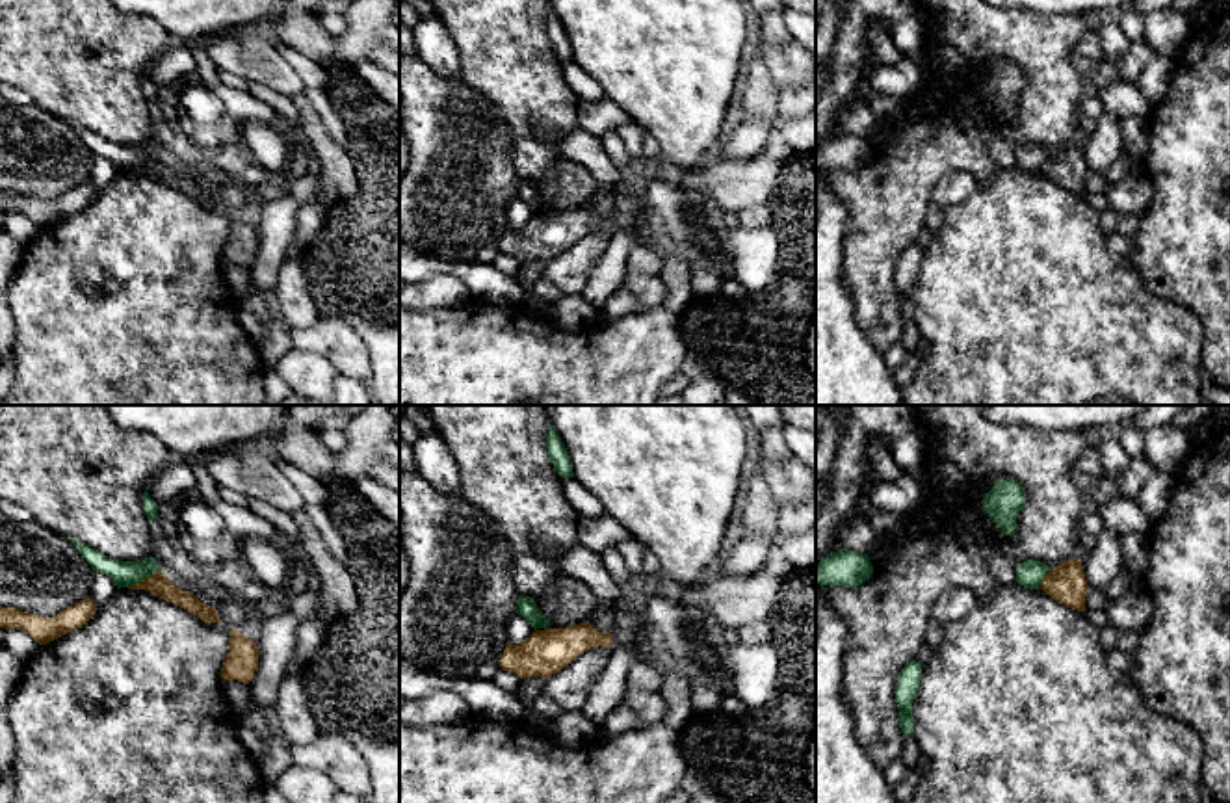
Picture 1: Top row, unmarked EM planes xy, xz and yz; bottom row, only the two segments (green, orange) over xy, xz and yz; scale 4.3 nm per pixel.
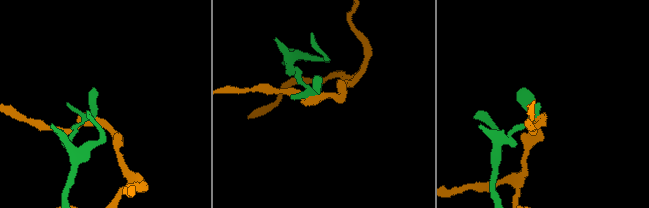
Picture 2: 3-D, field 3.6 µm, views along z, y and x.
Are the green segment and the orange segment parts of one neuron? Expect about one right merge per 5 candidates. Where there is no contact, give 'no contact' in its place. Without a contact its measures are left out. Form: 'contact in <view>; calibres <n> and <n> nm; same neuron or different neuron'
contact in xy; calibres 110 and 100 nm; different neuron

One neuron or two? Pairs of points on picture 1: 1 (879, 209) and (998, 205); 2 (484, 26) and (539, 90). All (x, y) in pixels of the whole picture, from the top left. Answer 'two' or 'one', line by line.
1: two
2: one

